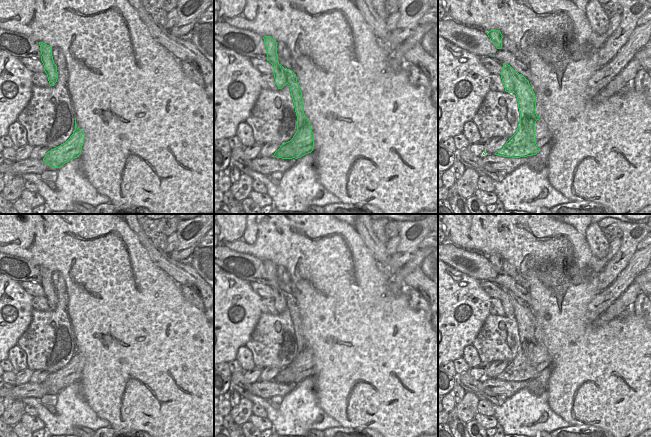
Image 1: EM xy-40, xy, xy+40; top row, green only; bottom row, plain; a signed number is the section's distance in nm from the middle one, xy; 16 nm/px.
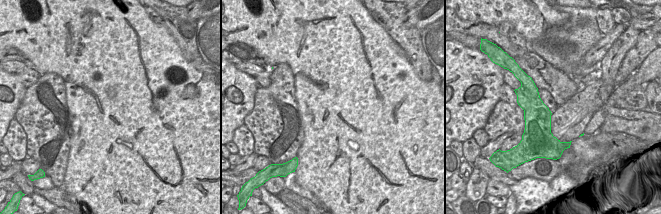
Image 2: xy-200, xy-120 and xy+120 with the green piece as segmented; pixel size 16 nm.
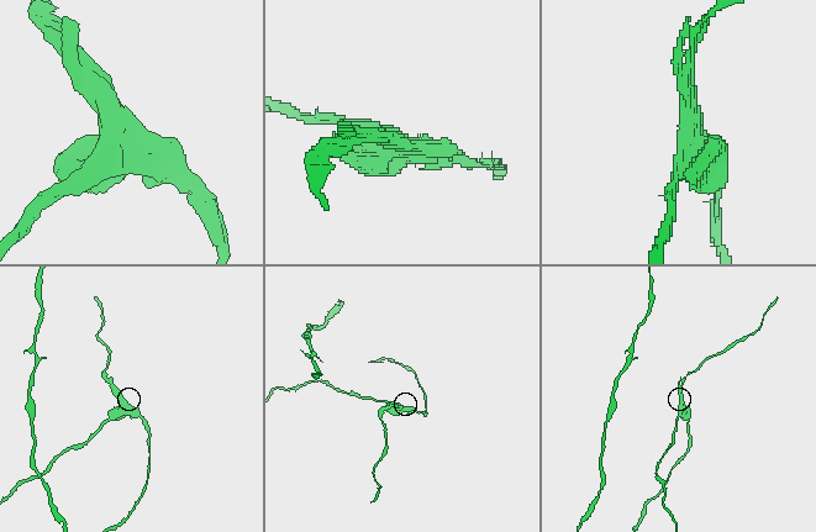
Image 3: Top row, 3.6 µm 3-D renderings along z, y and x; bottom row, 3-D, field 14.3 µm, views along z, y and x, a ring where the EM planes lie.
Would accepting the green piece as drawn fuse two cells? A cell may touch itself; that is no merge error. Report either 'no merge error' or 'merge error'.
merge error

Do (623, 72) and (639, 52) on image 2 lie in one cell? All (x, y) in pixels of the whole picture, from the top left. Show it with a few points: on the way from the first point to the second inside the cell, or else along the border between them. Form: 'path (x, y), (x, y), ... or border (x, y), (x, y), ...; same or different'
path (627, 67), (634, 57); same

